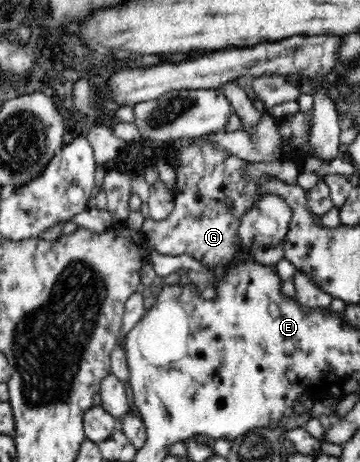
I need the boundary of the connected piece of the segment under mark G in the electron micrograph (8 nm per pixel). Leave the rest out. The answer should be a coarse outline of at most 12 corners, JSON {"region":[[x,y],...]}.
{"region":[[209,141],[175,161],[174,211],[145,217],[146,244],[205,269],[240,246],[259,181]]}

